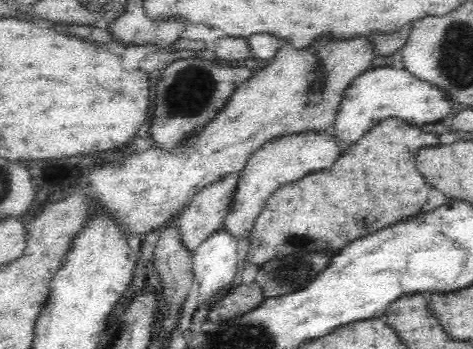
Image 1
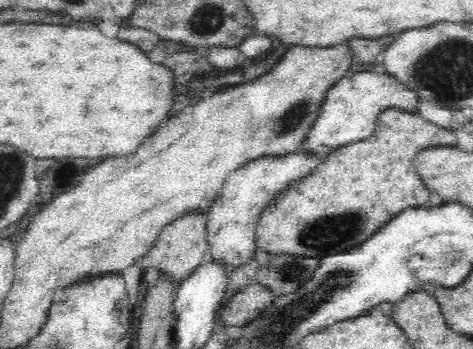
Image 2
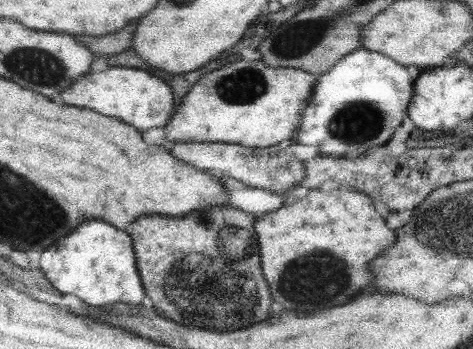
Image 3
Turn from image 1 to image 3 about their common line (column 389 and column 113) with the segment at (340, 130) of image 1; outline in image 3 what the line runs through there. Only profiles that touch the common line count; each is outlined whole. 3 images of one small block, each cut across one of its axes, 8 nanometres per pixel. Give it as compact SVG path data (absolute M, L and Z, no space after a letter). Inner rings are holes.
M109 66L103 72L89 72L61 96L65 98L67 106L71 104L75 108L95 110L103 116L111 116L125 124L133 124L135 128L139 128L139 132L147 132L151 128L167 128L175 114L173 90L161 78L137 68Z

